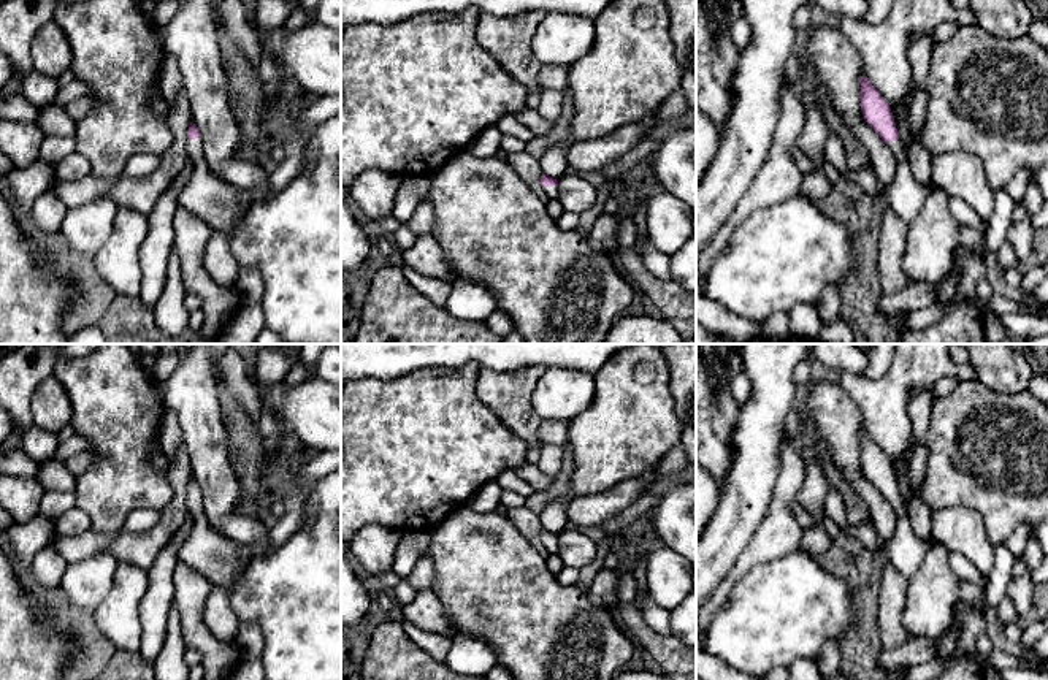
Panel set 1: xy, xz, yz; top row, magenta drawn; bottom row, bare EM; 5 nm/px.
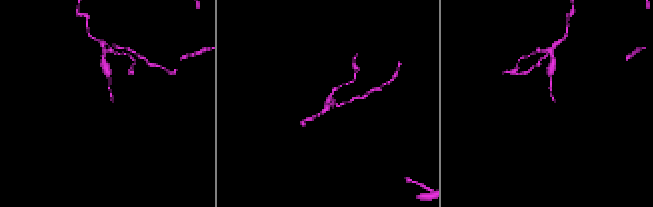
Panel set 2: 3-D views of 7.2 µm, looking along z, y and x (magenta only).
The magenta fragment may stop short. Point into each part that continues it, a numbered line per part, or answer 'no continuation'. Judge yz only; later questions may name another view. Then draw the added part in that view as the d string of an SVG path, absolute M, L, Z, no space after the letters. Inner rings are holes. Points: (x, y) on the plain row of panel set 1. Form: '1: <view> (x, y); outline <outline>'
1: yz (906, 552); outline M894 495L888 501L894 509L897 523L891 539L886 542L886 558L902 577L910 580L918 574L929 544L923 542L912 529L907 504L901 495Z

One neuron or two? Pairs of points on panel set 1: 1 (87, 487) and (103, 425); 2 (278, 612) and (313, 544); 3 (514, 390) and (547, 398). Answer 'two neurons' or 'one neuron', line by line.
1: one neuron
2: one neuron
3: two neurons

